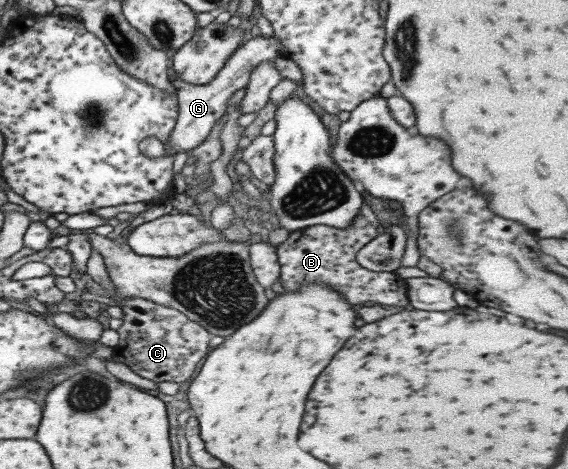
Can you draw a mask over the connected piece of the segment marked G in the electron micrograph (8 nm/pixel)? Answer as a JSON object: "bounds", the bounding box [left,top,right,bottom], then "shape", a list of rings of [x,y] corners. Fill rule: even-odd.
{"bounds":[168,35,282,151],"shape":[[[259,35],[246,41],[240,46],[222,66],[216,77],[208,84],[194,85],[186,83],[180,78],[171,79],[171,83],[178,98],[178,122],[174,127],[171,139],[168,141],[171,147],[177,151],[193,150],[200,145],[212,130],[212,127],[222,115],[226,114],[226,103],[228,98],[238,89],[246,87],[252,75],[252,68],[260,65],[262,61],[273,60],[275,57],[282,57],[282,45],[276,37],[265,37]]]}

